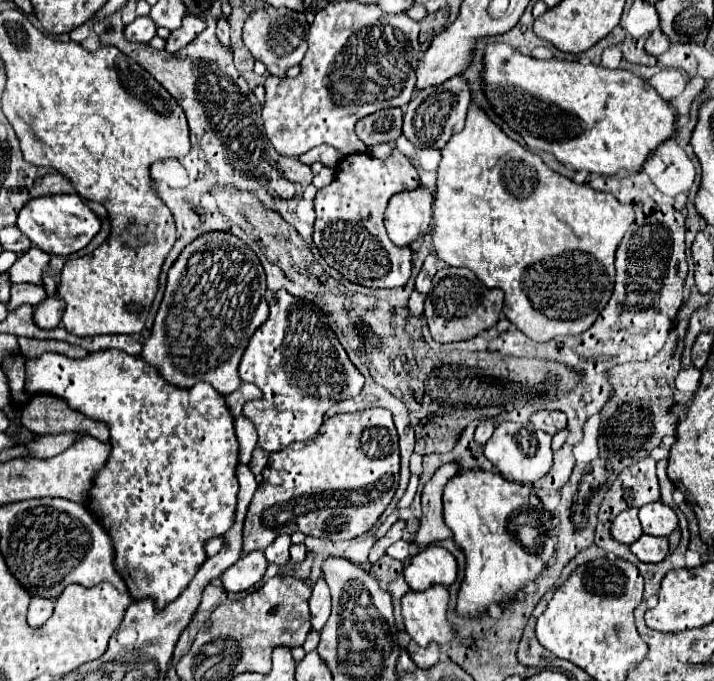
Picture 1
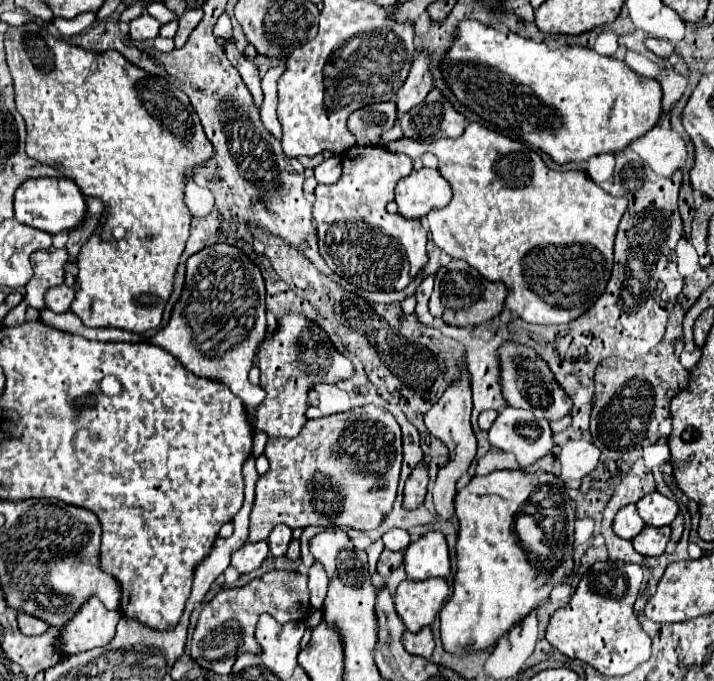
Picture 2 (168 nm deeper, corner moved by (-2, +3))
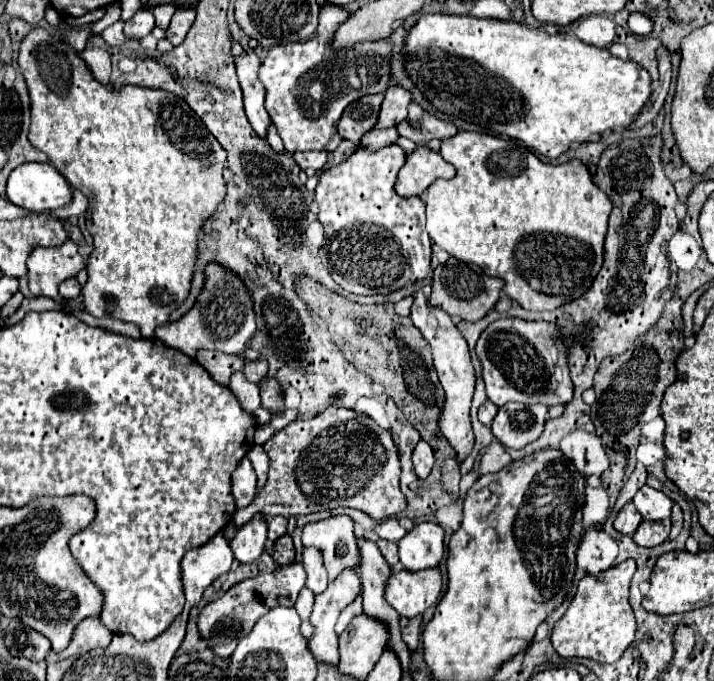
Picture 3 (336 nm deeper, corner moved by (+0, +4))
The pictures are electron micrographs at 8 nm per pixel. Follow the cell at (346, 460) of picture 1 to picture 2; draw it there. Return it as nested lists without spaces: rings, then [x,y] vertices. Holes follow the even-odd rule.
[[[353,408],[345,414],[307,420],[297,438],[269,438],[265,456],[269,458],[271,468],[257,482],[257,496],[249,522],[249,542],[267,540],[277,524],[287,524],[291,528],[337,526],[375,530],[391,512],[397,496],[403,460],[401,428],[385,408]],[[347,428],[353,428],[353,436],[357,434],[355,452],[367,452],[367,470],[353,468],[351,458],[341,454],[347,452],[343,446],[343,432]],[[315,472],[325,474],[331,480],[333,490],[313,490],[317,484]]]

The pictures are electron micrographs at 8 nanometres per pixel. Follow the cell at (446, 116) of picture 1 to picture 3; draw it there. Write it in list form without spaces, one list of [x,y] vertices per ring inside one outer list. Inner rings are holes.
[[[419,103],[409,105],[409,115],[405,121],[397,125],[397,131],[401,137],[407,137],[415,141],[417,145],[427,143],[431,139],[447,139],[457,133],[457,127],[453,123],[447,123],[443,119],[437,119],[435,115],[427,113]]]

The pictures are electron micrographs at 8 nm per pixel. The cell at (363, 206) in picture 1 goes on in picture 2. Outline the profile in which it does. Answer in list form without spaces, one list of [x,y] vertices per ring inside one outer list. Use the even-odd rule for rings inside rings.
[[[353,146],[343,154],[343,174],[331,186],[315,188],[313,218],[317,222],[319,254],[327,266],[347,282],[367,292],[397,292],[403,290],[421,268],[427,264],[427,230],[421,222],[409,222],[397,212],[389,212],[387,204],[393,202],[397,182],[413,170],[413,160],[405,154],[393,154],[381,146]]]

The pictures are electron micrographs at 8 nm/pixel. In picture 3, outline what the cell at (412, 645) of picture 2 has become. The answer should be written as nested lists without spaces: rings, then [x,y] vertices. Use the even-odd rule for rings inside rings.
[[[413,617],[413,619],[401,619],[401,633],[403,633],[403,641],[407,643],[407,647],[411,651],[415,651],[419,647],[419,635],[421,635],[421,617]]]

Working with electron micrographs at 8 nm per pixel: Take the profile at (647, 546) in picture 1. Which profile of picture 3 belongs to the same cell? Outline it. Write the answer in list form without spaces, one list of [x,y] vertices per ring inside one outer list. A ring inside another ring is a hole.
[[[663,519],[663,521],[643,521],[639,525],[639,529],[635,531],[633,541],[639,547],[657,547],[663,541],[667,541],[669,529],[671,529],[671,519]]]

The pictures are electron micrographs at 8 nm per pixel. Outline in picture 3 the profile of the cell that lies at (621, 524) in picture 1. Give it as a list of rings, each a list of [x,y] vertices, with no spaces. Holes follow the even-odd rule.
[[[627,503],[627,505],[623,505],[623,509],[617,513],[617,517],[615,517],[615,521],[613,521],[613,527],[615,527],[619,533],[623,533],[623,535],[633,535],[641,521],[643,521],[643,519],[641,519],[639,511],[635,509],[635,505],[633,505],[633,503]]]

